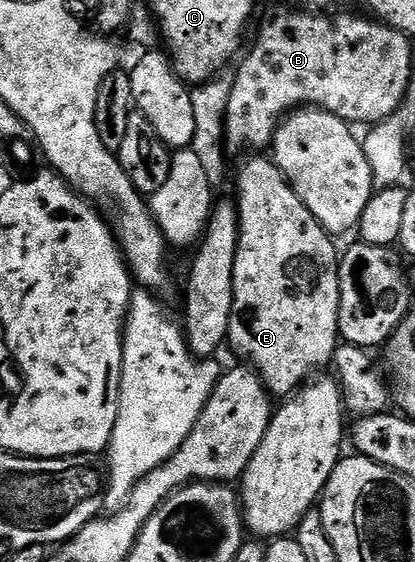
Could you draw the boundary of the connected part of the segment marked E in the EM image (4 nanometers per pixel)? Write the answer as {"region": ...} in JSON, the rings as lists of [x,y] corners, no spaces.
{"region":[[[256,154],[253,160],[248,160],[244,165],[240,168],[240,173],[236,176],[236,197],[234,197],[234,203],[236,206],[236,211],[238,213],[238,231],[236,234],[236,257],[234,258],[234,306],[232,307],[232,313],[230,314],[230,326],[228,327],[228,338],[226,341],[227,347],[232,347],[234,351],[237,352],[238,355],[241,356],[241,361],[247,362],[252,371],[259,376],[260,380],[264,384],[264,388],[268,391],[269,397],[277,398],[276,396],[280,396],[279,398],[288,398],[293,395],[307,381],[309,378],[315,377],[317,375],[316,372],[319,368],[324,368],[333,363],[336,350],[338,345],[341,343],[340,338],[340,327],[338,326],[338,306],[340,305],[340,291],[338,290],[338,274],[340,273],[340,265],[338,263],[338,248],[336,252],[336,248],[332,245],[333,237],[324,229],[320,223],[314,218],[314,214],[310,214],[310,210],[306,210],[306,206],[302,202],[302,198],[298,198],[298,194],[288,185],[288,179],[284,177],[280,172],[280,168],[276,165],[271,159],[263,160],[263,155]]]}

